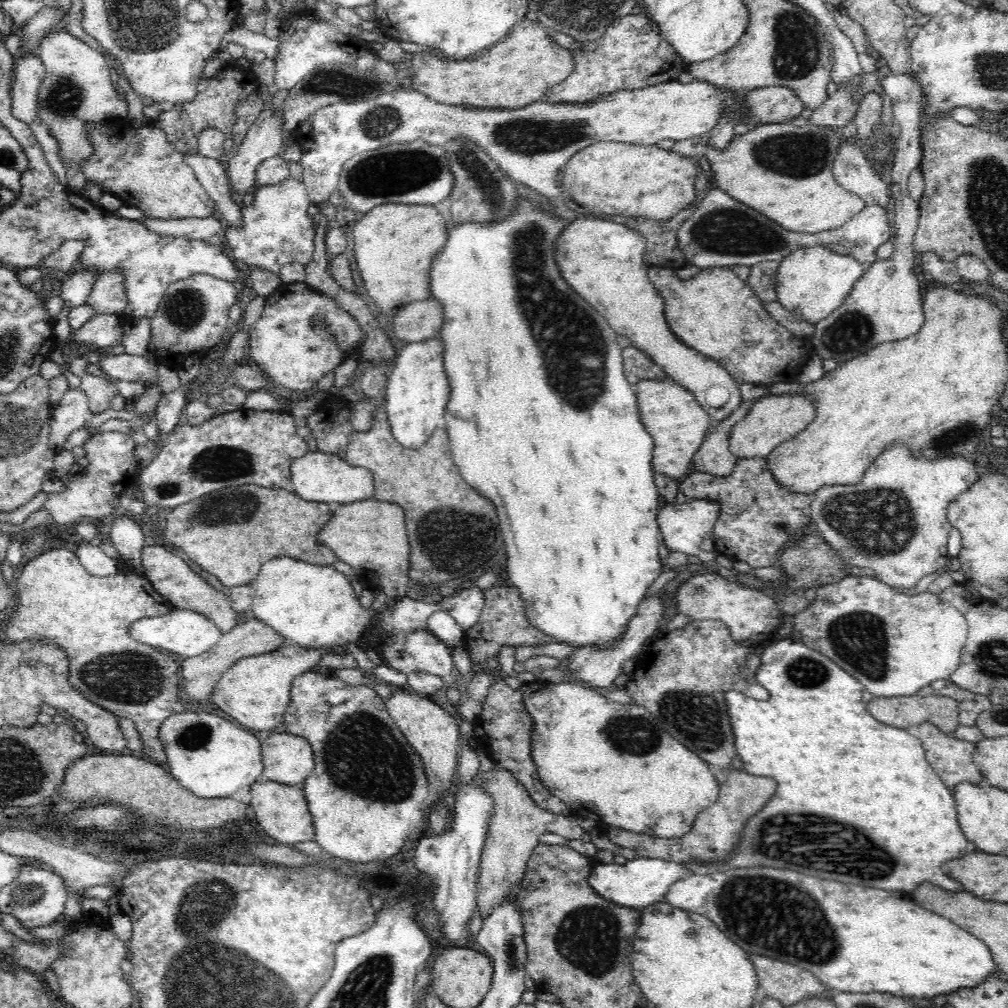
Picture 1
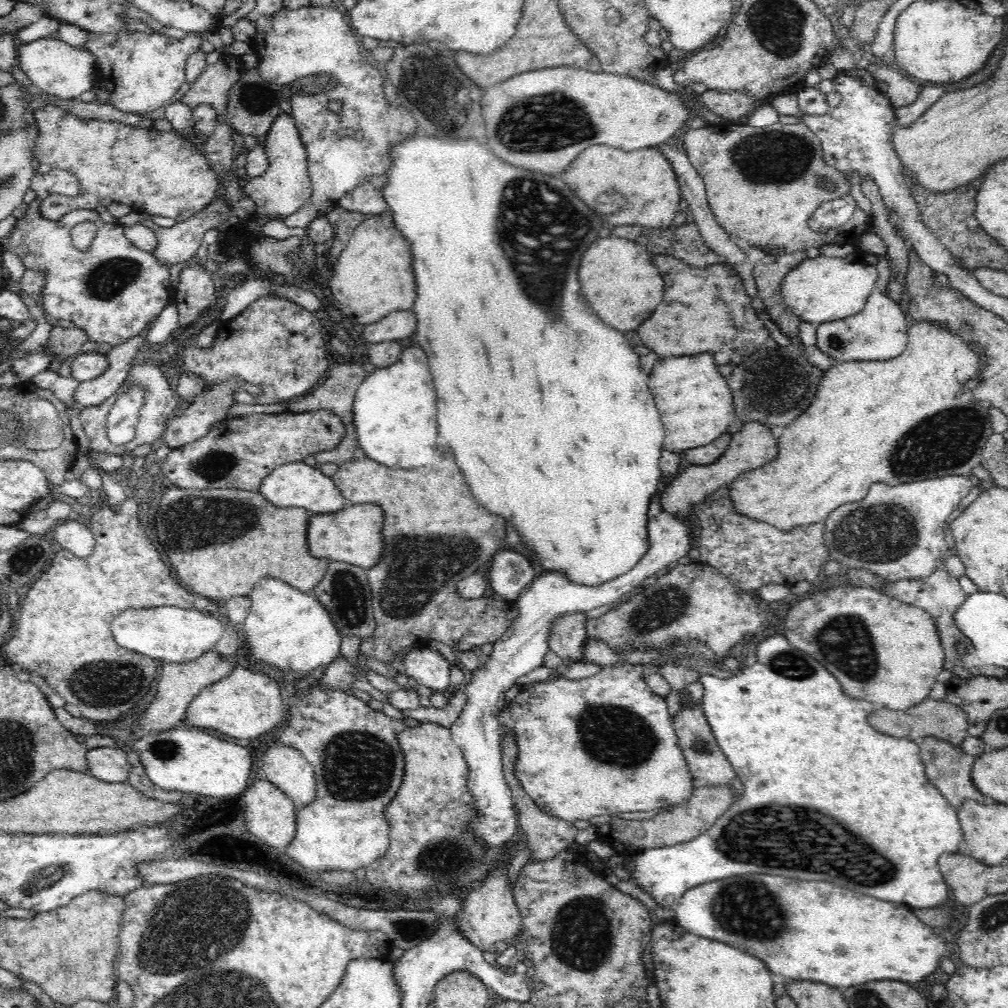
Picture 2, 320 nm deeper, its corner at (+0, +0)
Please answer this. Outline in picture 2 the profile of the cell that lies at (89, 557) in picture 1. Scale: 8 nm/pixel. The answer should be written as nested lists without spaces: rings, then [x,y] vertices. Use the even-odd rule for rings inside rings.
[[[66,520],[58,524],[50,537],[79,558],[88,558],[95,547],[93,532],[78,520]]]

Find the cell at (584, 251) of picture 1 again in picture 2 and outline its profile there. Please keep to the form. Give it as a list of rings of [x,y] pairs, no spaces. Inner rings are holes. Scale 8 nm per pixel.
[[[598,238],[582,256],[580,264],[580,284],[586,300],[590,302],[592,310],[608,324],[620,332],[634,330],[644,316],[638,316],[640,310],[646,314],[654,312],[656,306],[662,302],[664,284],[658,268],[652,264],[653,255],[649,249],[636,241],[626,238]],[[624,288],[638,288],[634,294],[636,306],[624,308]]]

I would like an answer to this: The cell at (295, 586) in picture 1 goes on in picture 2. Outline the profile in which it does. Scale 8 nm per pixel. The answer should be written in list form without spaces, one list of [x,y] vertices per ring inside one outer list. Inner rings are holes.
[[[261,578],[249,595],[251,601],[250,612],[244,622],[244,632],[248,650],[250,650],[251,663],[275,666],[288,672],[300,672],[310,674],[318,669],[318,666],[326,666],[336,660],[340,654],[340,631],[334,627],[332,617],[328,611],[318,602],[311,592],[298,591],[296,588],[282,582],[278,578]]]

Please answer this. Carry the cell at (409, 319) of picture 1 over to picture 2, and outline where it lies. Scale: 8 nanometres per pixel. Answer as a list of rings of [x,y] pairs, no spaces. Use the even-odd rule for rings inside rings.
[[[400,310],[387,314],[382,320],[365,325],[363,336],[376,344],[386,341],[398,341],[414,334],[417,327],[417,318],[412,310]]]

